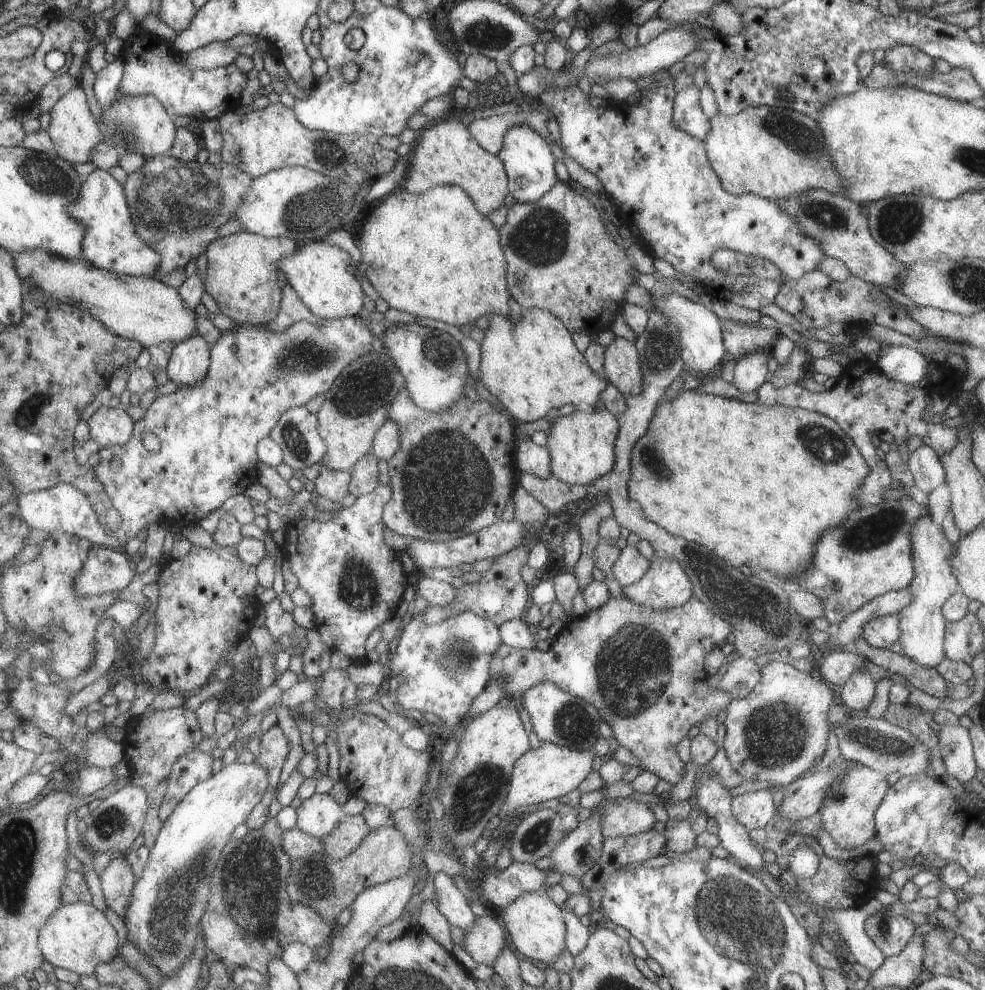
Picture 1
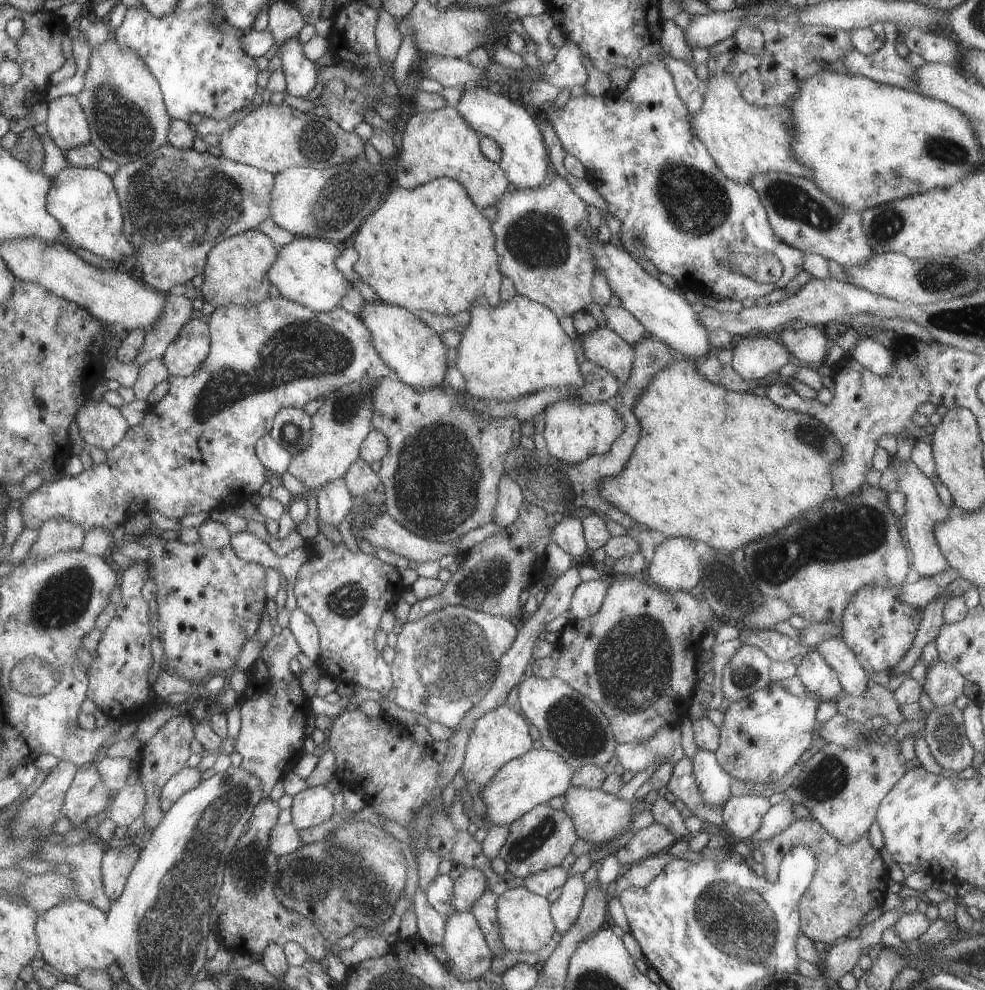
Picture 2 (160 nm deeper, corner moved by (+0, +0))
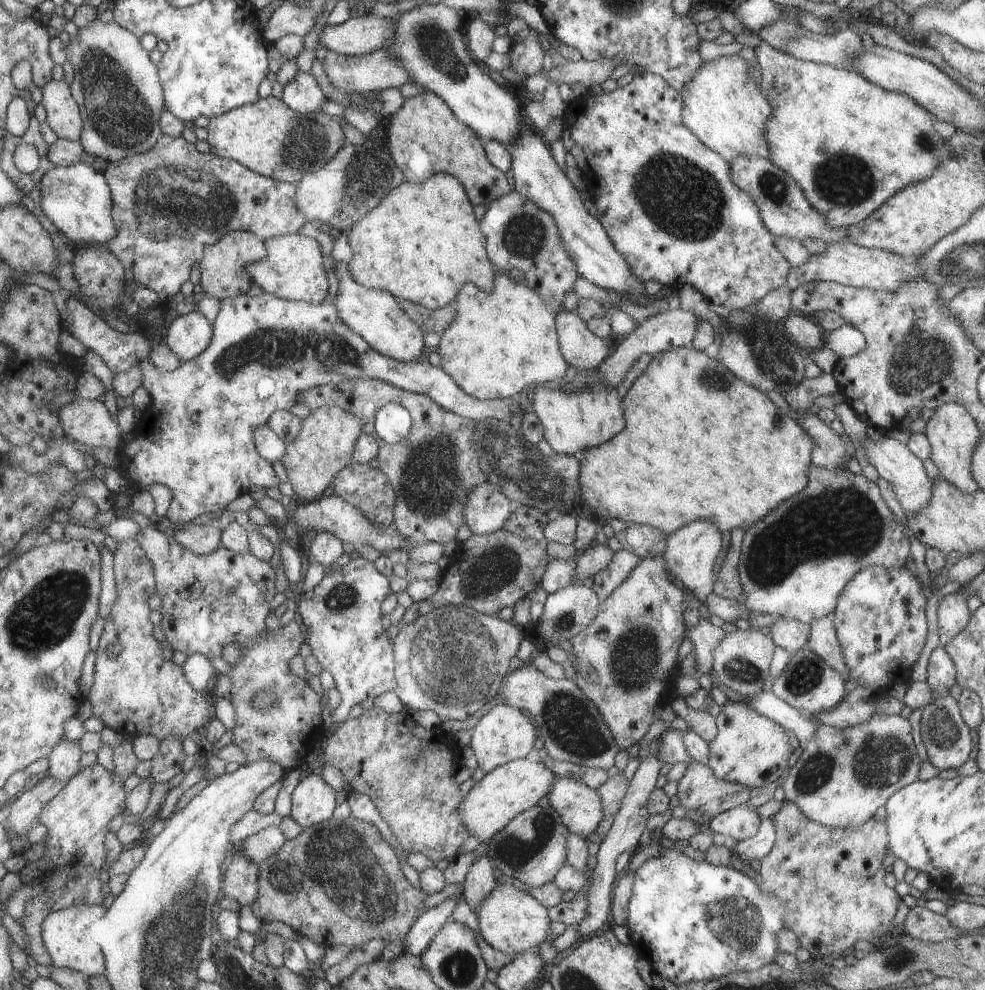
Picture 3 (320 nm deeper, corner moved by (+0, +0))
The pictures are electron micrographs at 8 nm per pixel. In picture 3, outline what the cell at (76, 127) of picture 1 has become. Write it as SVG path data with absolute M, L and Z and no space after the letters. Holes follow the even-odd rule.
M63 80L51 81L41 88L47 123L59 139L82 140L84 120L82 107L72 93L72 85Z

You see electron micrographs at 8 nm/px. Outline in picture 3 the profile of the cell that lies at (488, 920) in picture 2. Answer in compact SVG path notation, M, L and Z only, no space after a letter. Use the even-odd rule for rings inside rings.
M482 854L474 858L465 872L462 895L472 912L497 885L496 878L493 876L493 868L490 858Z

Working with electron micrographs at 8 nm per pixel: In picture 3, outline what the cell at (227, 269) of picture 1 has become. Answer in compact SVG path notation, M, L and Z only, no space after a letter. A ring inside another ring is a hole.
M231 231L219 238L216 243L206 245L202 260L198 264L202 295L223 301L226 298L245 294L253 283L253 279L249 276L245 266L250 262L261 261L265 256L265 242L249 231Z

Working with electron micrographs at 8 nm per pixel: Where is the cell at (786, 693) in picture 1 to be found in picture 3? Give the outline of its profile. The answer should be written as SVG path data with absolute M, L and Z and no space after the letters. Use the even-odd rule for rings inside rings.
M741 701L729 702L721 707L720 713L716 716L718 732L715 738L708 743L708 755L704 763L712 770L715 778L746 786L761 788L777 781L781 774L777 770L785 770L787 758L789 758L790 738L782 726L776 722L758 715L754 710L747 708Z

